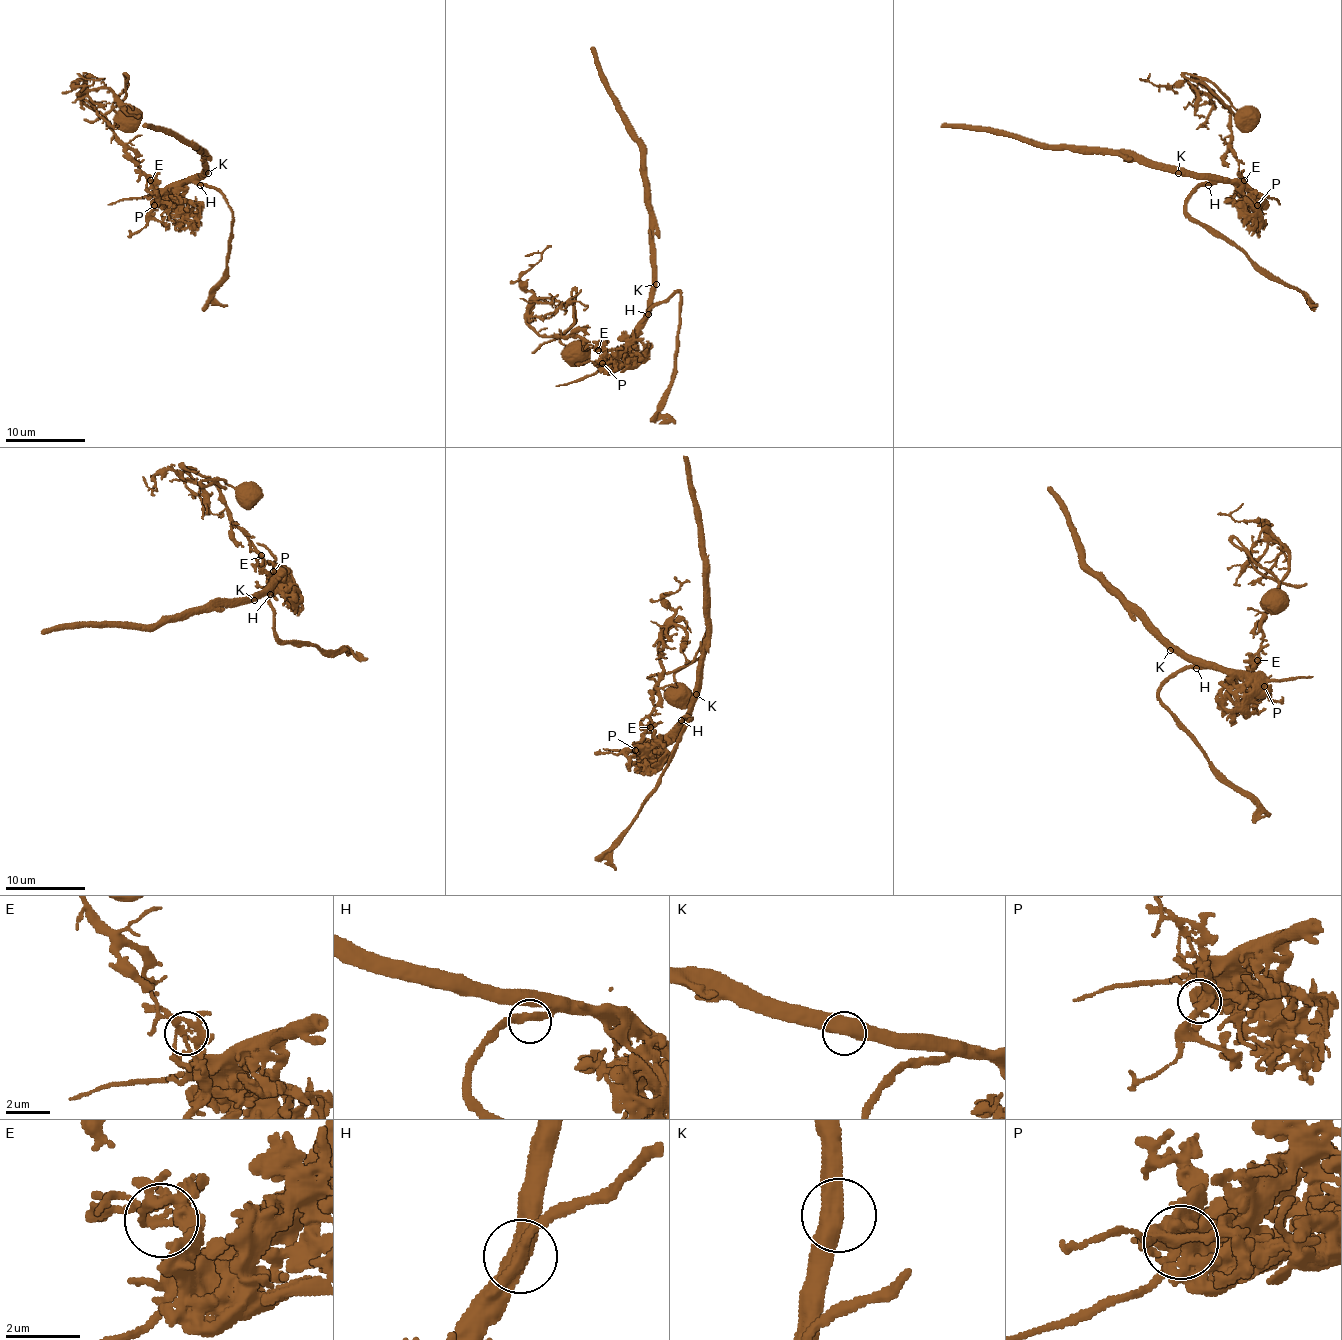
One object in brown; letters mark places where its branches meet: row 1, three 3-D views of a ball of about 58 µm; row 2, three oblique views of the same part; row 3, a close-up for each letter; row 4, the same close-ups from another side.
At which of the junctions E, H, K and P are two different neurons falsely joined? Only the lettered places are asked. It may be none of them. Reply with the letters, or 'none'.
E

